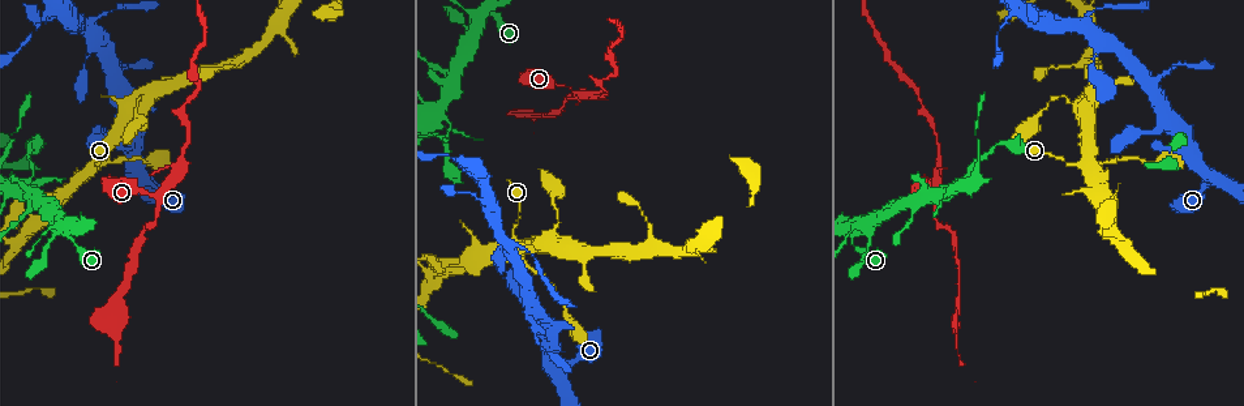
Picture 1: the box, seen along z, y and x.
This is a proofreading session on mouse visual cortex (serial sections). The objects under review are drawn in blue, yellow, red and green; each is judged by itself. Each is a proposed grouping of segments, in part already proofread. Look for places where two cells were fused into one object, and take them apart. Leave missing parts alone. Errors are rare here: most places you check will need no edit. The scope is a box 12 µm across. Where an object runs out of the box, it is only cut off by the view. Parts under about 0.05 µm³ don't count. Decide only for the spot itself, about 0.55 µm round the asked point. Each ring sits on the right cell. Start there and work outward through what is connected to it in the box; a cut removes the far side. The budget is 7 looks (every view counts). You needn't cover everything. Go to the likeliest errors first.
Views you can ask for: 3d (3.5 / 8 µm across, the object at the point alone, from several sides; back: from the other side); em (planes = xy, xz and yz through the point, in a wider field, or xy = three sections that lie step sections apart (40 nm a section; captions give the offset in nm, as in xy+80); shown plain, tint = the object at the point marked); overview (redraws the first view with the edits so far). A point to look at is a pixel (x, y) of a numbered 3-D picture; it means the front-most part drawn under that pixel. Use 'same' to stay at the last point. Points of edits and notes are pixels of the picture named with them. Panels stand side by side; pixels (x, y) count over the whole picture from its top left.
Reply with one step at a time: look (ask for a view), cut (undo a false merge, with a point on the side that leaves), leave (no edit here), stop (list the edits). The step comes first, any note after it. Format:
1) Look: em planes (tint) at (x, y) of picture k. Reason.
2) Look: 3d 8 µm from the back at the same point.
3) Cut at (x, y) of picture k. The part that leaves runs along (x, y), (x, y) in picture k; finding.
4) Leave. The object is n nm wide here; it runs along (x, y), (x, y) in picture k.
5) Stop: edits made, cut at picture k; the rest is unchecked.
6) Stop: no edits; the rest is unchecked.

Look: 3d 3.5 µm at (573, 92) of picture 1. Branch point.

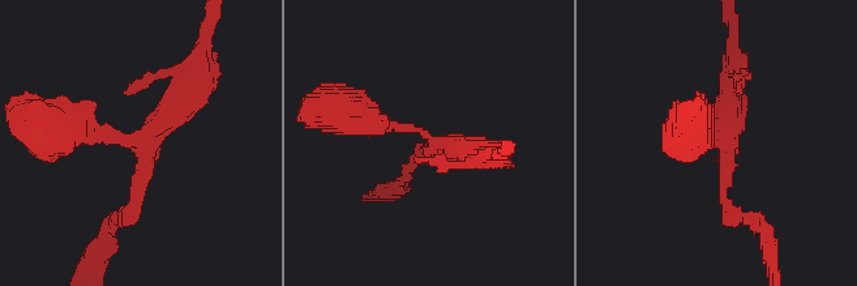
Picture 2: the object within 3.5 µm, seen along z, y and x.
Look: em planes (tint) at (140, 144) of picture 2.

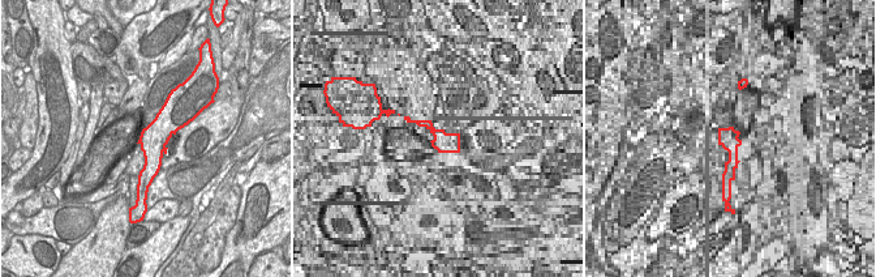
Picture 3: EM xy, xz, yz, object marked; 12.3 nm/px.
Leave. The object is 340 nm wide here; it runs along (167, 106), (142, 183) in picture 3; all the same cell.

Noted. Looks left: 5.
Look: 3d 3.5 µm at (1087, 164) of picture 1. Thin arm on a thick one.

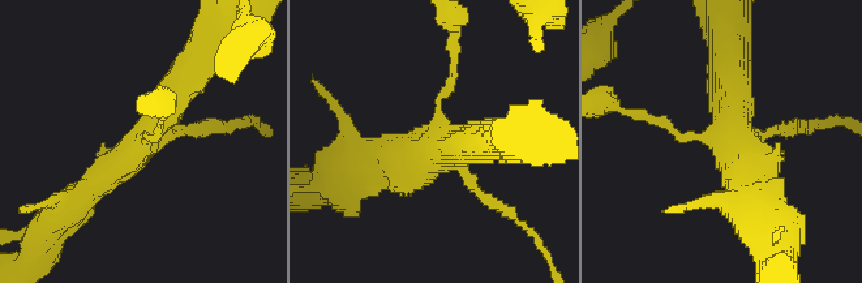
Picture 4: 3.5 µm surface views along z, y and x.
Look: em xy step 3 (tint) at (144, 134) of picture 4. 4 arms meet here; the arms are 100, 150, 400, 450 nm wide.

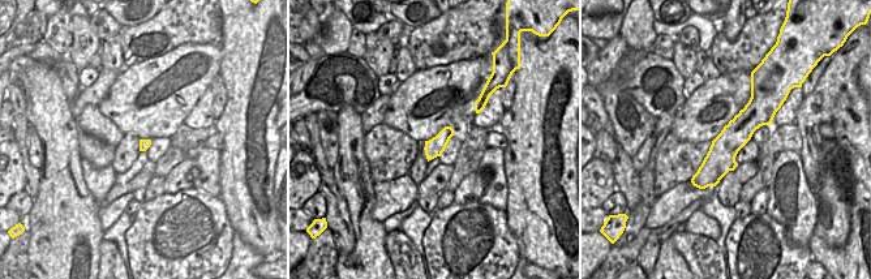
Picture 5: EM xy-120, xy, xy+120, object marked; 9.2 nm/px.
Leave. The object is 170 nm wide here; it runs along (163, 115), (196, 67) in picture 4; all the same cell.

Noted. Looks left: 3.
Look: 3d 3.5 µm at (916, 202) of picture 1. Arms part here.

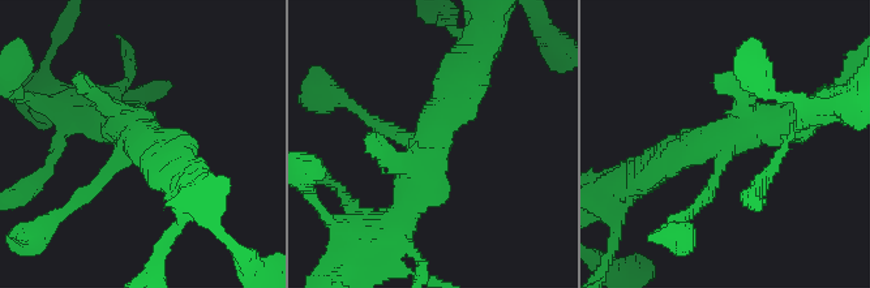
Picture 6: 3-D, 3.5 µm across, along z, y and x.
Look: em xy step 1 (tint) at (723, 141) of picture 6.

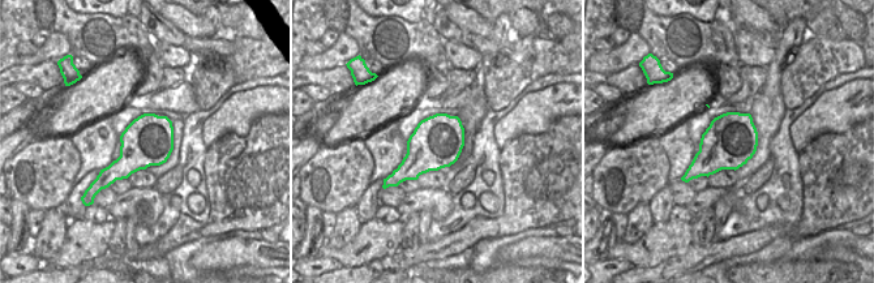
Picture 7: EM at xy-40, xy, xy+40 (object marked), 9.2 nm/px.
Look: em xy step 5 (tint) at the same point.

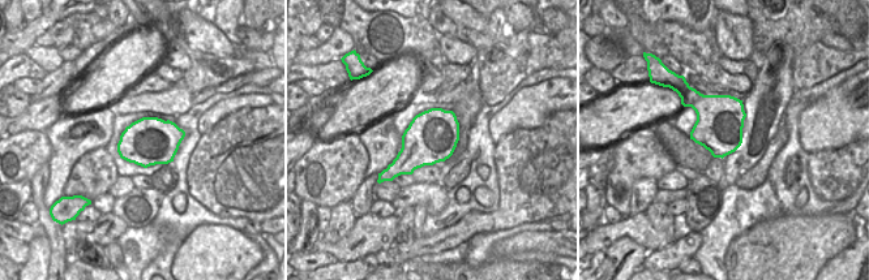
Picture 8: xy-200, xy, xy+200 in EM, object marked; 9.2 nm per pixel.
Leave. It runs along (463, 73), (403, 213) in picture 6; continuous, no second cell.

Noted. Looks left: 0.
Stop: no edits; the rest is unchecked.

